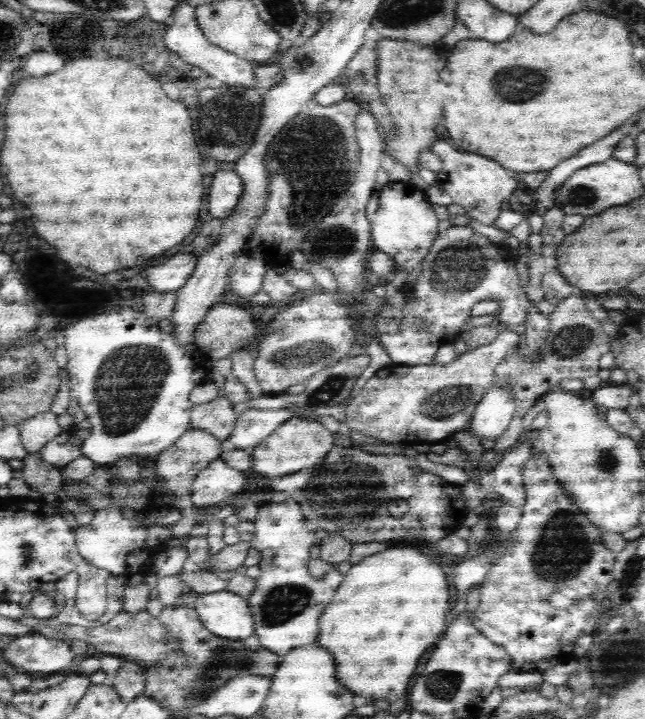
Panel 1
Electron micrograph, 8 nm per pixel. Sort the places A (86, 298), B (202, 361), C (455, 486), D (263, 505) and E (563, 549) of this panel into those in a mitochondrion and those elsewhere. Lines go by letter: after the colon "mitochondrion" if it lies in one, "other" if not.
A: other
B: other
C: other
D: other
E: mitochondrion

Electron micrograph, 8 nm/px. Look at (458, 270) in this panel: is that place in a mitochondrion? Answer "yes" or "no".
yes

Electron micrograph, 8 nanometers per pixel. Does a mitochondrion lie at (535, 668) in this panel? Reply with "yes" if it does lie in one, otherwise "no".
no

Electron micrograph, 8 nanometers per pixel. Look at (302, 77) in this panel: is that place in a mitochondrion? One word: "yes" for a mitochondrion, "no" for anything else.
no

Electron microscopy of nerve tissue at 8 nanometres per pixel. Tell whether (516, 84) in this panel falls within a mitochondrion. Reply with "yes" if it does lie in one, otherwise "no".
yes

